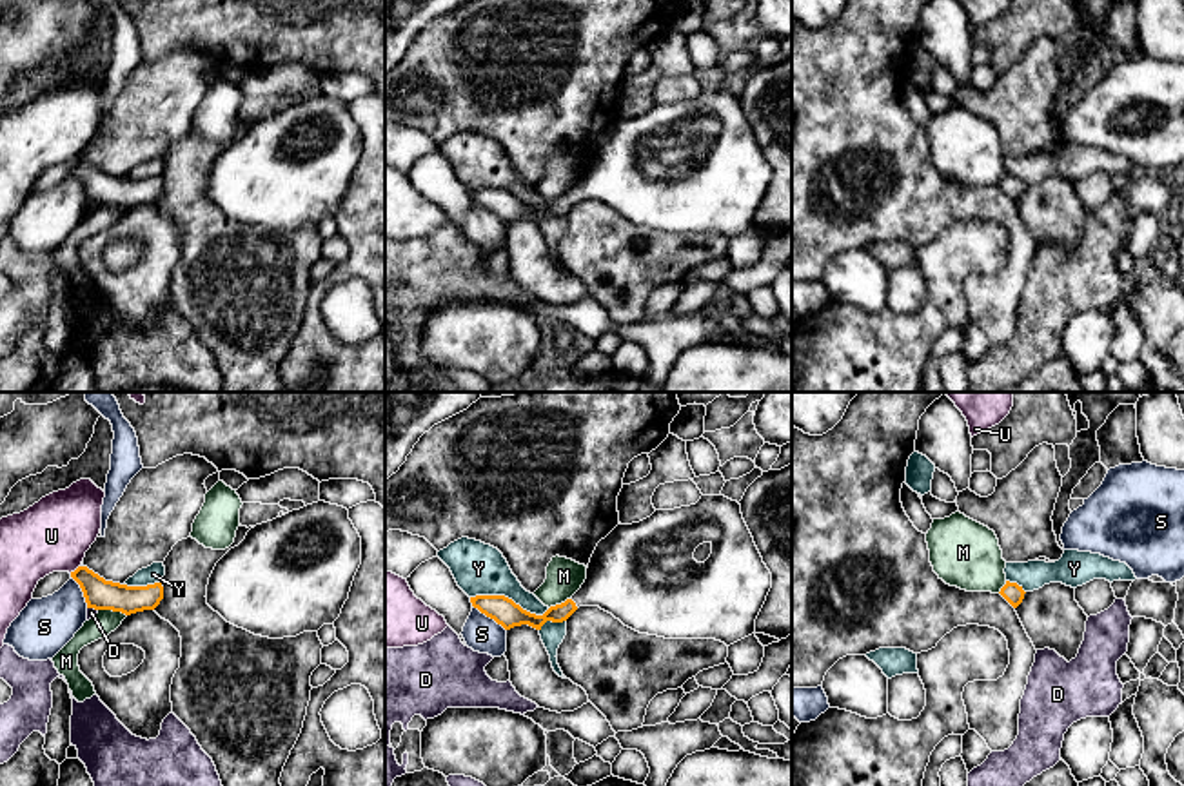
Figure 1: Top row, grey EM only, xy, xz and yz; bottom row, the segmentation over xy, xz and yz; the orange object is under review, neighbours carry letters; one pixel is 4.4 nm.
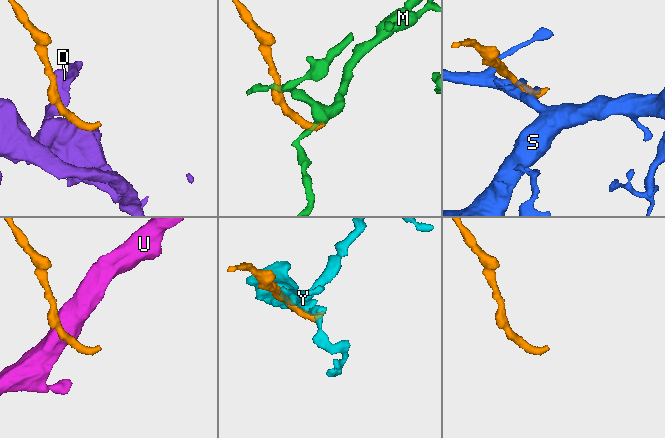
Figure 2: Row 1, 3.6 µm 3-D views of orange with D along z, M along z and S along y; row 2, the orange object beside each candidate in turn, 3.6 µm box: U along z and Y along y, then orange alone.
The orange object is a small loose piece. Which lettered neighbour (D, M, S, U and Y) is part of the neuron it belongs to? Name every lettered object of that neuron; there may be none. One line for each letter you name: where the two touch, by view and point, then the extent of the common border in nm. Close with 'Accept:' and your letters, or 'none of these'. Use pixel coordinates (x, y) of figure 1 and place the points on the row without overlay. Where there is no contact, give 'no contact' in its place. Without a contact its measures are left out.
Accept: none of these

